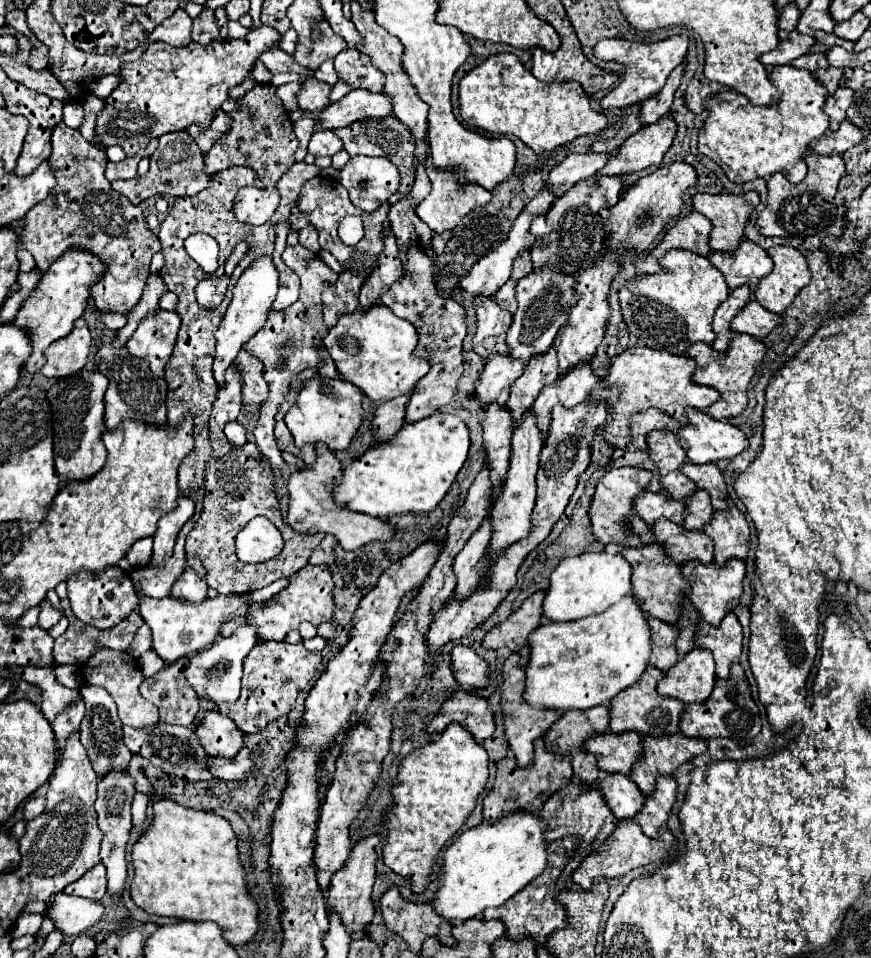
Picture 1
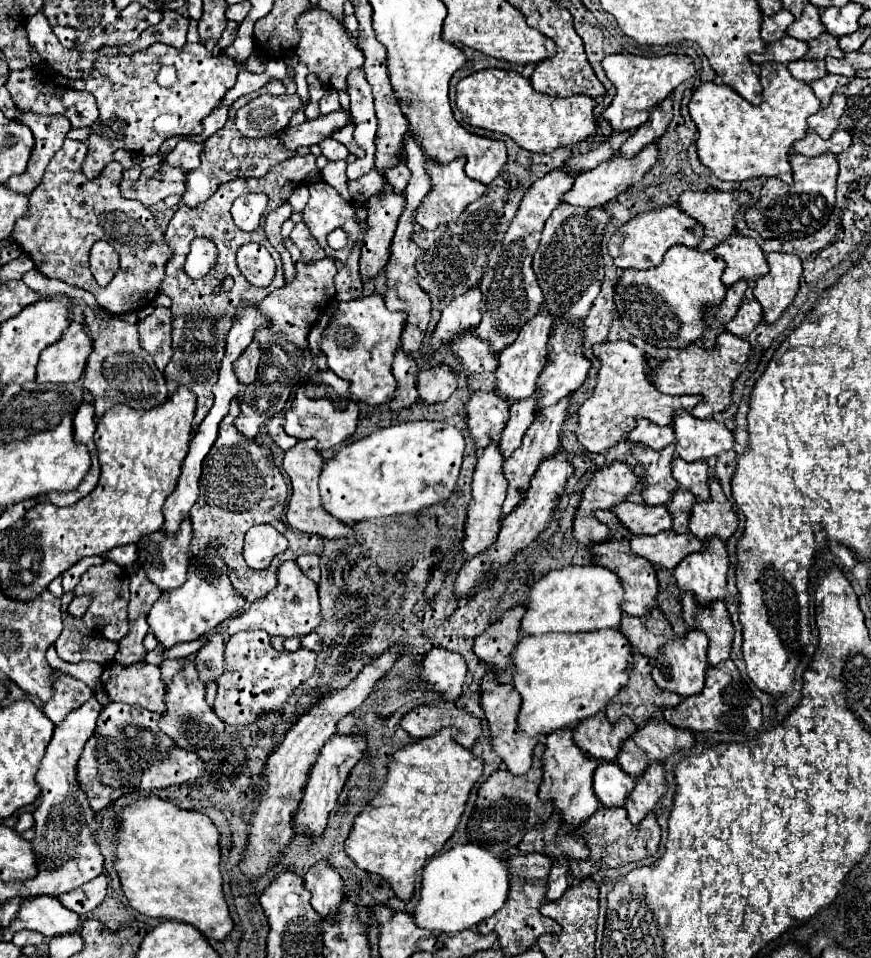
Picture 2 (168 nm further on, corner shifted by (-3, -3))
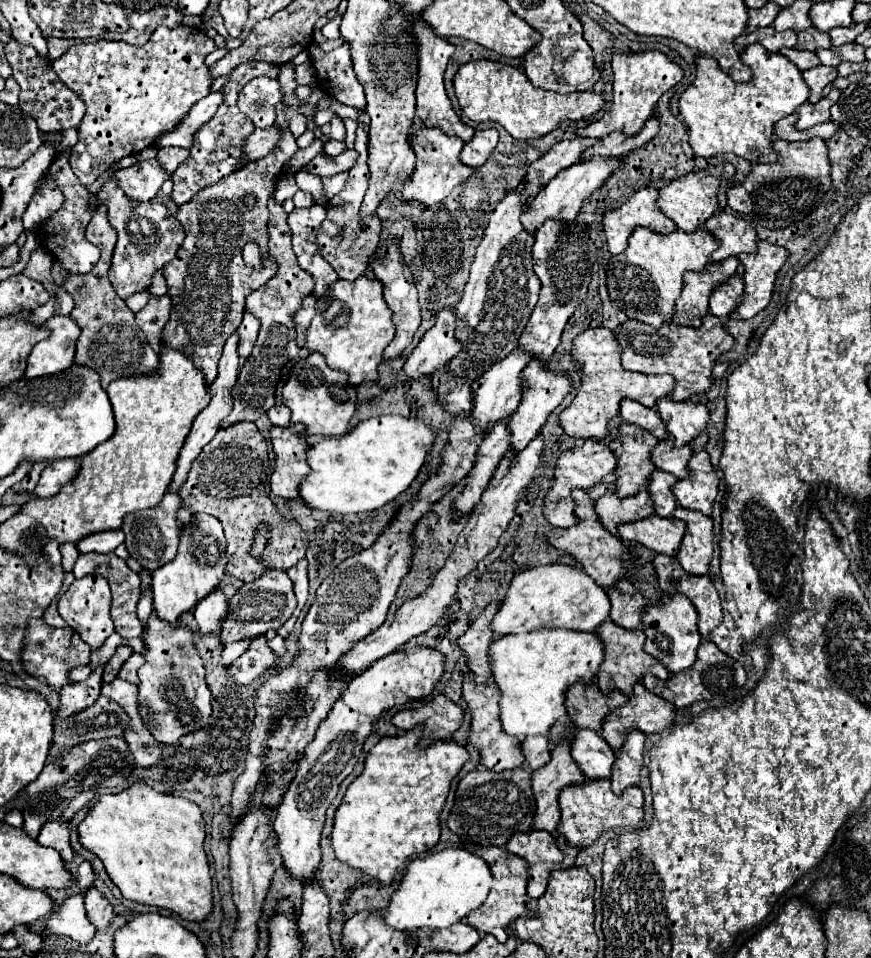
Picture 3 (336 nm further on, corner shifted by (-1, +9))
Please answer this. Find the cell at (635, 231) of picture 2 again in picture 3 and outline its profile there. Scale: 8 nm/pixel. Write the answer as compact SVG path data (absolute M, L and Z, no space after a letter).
M642 188L634 192L620 208L604 214L602 220L608 250L612 254L620 254L628 246L628 238L634 228L644 226L658 234L670 234L676 230L676 224L662 214L658 208L658 190Z

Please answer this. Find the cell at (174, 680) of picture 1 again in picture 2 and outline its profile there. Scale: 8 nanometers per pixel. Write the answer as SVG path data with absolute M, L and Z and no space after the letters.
M166 660L162 662L162 680L172 680L172 676L180 670L180 660Z

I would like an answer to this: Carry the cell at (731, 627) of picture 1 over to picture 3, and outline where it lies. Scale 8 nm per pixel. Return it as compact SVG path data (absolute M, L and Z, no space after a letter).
M658 554L654 558L660 588L666 596L682 594L690 598L698 612L698 628L702 640L710 640L710 632L722 622L722 606L718 592L708 576L688 574L674 556Z

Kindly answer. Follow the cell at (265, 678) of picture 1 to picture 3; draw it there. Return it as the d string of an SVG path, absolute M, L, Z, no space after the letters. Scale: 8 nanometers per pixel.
M254 636L248 650L228 666L228 678L238 686L250 686L264 672L272 670L270 664L278 664L276 652L268 646L266 636Z

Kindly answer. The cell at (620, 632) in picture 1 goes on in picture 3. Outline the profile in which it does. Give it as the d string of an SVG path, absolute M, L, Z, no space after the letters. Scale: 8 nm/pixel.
M538 628L524 634L508 634L490 646L494 680L502 692L502 728L520 740L526 736L546 736L552 724L566 714L566 690L576 684L592 684L604 662L602 638L596 632L566 628Z

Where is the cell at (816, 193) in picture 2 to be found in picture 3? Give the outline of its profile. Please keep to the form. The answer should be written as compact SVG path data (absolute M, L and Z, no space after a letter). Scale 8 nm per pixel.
M812 138L808 142L774 140L774 150L780 154L776 164L754 164L748 178L740 186L728 190L728 206L732 210L754 214L754 218L760 218L762 228L772 230L806 220L812 210L820 206L832 184L828 148L822 138Z

